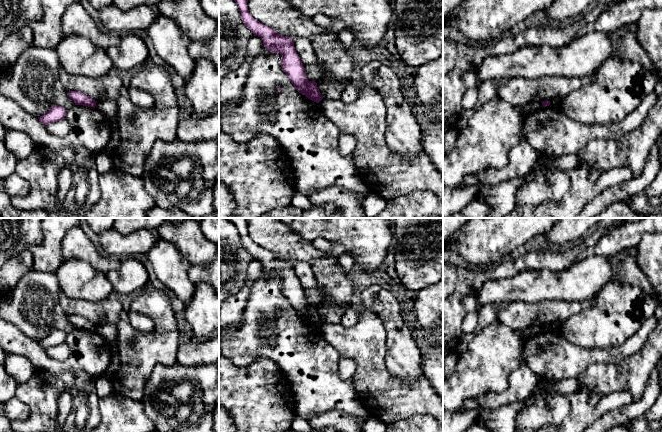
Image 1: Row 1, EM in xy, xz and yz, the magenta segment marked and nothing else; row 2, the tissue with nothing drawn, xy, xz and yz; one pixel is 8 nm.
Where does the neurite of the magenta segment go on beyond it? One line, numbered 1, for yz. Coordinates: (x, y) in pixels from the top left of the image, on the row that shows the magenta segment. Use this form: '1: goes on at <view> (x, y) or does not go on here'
1: does not go on here

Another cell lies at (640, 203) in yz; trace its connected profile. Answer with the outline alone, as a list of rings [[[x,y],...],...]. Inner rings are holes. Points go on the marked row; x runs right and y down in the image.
[[[662,165],[651,185],[649,185],[642,193],[629,196],[625,201],[629,207],[636,213],[643,215],[651,215],[662,211],[662,203],[653,205],[651,198],[662,197]]]

